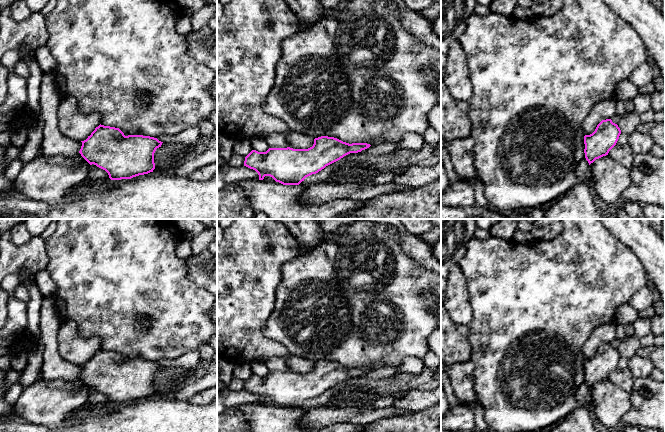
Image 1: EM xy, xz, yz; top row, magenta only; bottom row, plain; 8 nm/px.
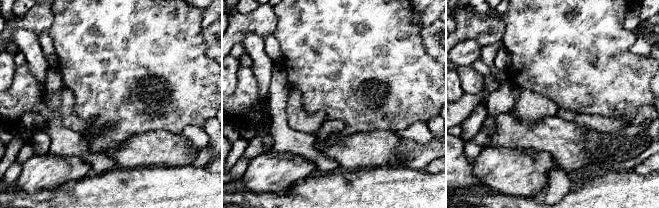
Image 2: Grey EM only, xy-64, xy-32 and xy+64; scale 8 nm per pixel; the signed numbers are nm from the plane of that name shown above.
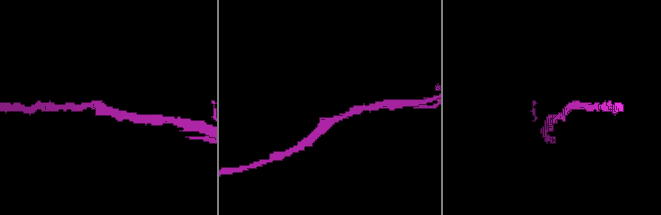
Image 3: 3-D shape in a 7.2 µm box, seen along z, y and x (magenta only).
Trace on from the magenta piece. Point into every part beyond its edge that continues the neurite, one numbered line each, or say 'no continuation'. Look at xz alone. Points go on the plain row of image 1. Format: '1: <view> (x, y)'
no continuation

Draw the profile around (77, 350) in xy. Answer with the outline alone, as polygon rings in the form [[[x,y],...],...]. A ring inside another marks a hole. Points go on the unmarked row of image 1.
[[[69,319],[61,321],[57,344],[60,356],[75,365],[86,364],[101,348],[101,340],[97,336],[83,338],[77,325]]]

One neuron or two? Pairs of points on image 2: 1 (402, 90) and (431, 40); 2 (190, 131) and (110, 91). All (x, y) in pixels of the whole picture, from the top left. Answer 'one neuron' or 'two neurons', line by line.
1: two neurons
2: two neurons

